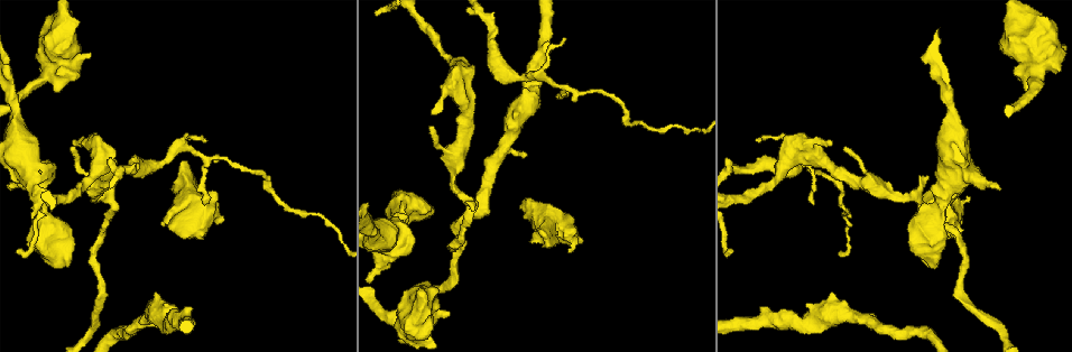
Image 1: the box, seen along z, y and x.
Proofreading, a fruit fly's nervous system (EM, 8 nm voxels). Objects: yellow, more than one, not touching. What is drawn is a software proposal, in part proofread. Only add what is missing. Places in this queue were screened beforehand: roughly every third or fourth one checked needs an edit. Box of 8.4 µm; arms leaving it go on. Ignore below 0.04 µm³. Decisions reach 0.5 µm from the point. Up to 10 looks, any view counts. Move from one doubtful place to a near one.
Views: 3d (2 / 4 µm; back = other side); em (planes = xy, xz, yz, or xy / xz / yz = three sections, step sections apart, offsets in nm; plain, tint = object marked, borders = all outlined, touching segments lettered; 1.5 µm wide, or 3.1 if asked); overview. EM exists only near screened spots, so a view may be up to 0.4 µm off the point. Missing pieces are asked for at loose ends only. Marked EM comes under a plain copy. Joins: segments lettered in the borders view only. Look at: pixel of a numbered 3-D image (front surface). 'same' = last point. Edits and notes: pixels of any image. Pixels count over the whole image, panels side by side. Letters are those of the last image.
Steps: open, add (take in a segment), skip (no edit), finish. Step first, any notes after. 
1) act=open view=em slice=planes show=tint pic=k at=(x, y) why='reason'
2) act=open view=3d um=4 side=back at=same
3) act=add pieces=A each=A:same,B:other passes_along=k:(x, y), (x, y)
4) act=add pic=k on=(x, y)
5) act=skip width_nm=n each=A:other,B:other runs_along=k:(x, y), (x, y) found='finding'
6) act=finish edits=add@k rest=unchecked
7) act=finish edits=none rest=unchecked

act=open view=3d um=4 pic=1 at=(525, 154) why='branch stops here'

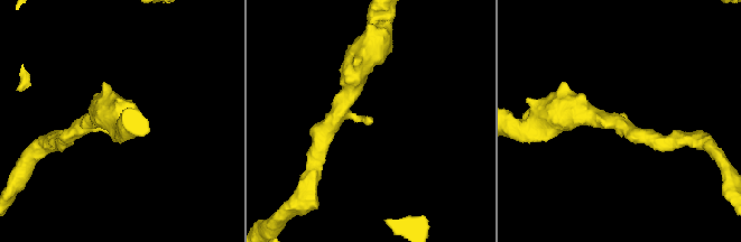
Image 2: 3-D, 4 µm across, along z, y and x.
act=open view=em slice=yz step=4 show=tint pic=2 at=(625, 115) why='now the EM'

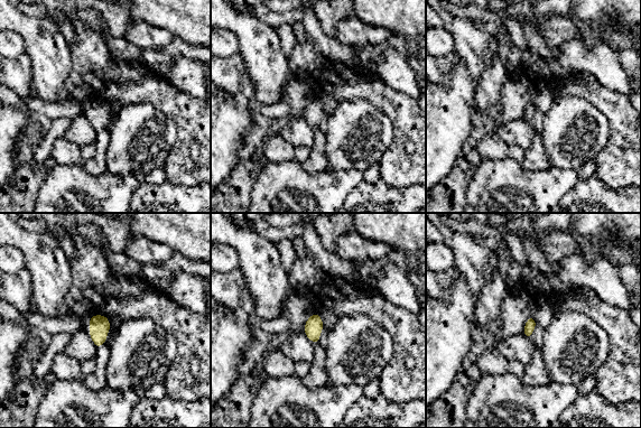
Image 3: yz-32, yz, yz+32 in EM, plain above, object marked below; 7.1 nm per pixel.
act=open view=em slice=planes show=borders at=same

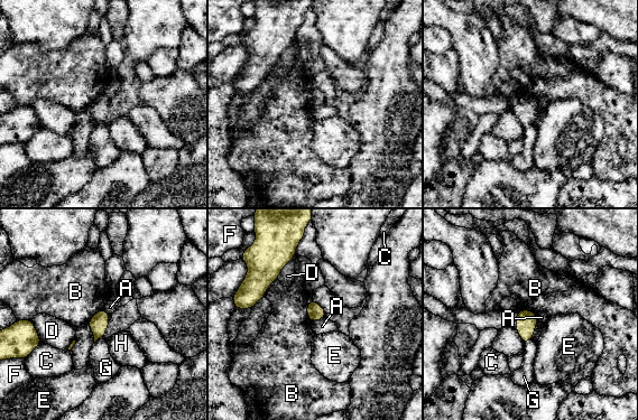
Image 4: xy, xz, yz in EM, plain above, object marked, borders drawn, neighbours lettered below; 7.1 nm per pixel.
act=skip longest_contact=D:220nm each=A:other,B:other,C:other,D:other,E:other,F:other,G:other,H:other border=4:(276, 278), (262, 296) found='none of them fits'

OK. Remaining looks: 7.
act=open view=3d um=2 pic=1 at=(470, 209) why='branch stops here'

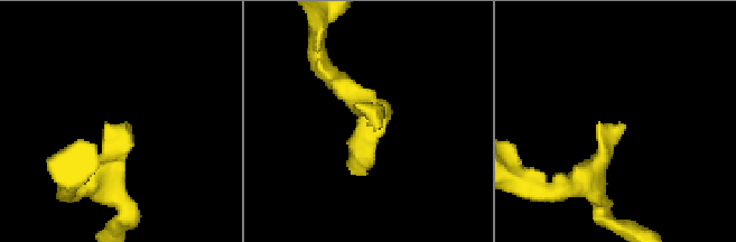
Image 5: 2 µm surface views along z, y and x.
act=open view=em slice=xz step=4 show=borders pic=5 at=(119, 130)

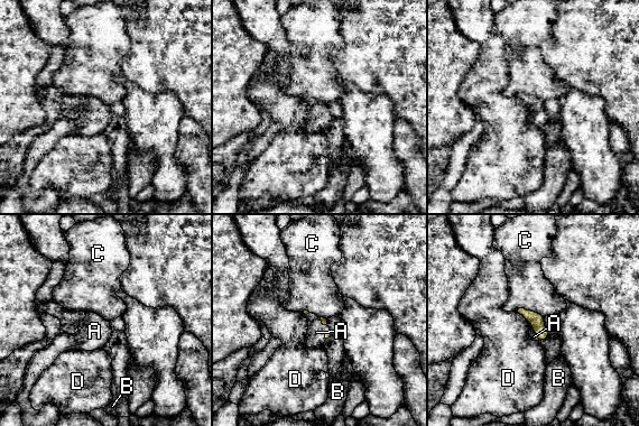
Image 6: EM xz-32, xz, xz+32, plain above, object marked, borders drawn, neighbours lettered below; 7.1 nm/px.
act=add pieces=A each=A:same,B:other,C:other,D:other passes_along=6:(536, 320), (534, 331), (534, 336) found='the cell continues'

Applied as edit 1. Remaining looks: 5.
act=open view=overview

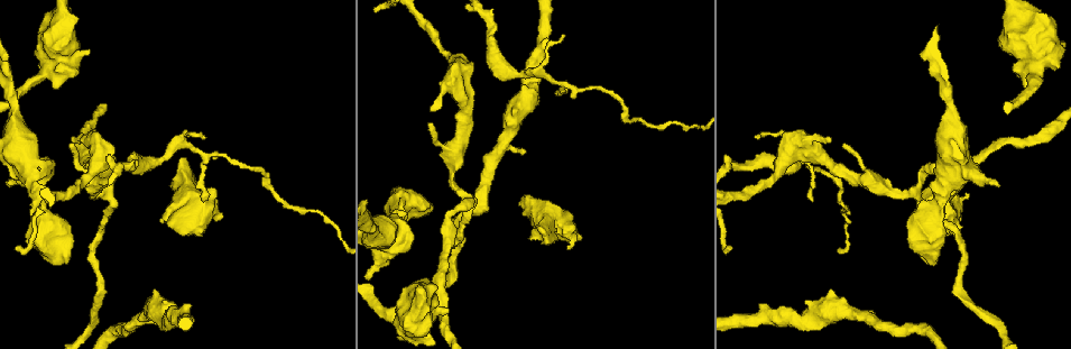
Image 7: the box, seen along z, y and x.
act=open view=em slice=planes show=borders pic=7 at=(203, 201) why='tapers out'

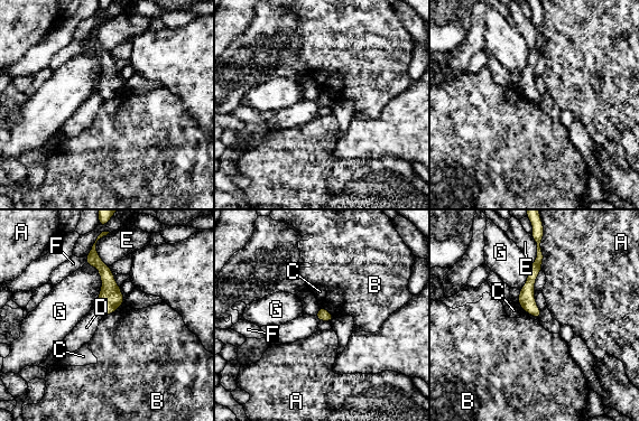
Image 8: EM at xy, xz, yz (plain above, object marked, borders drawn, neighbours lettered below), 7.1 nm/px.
act=skip each=A:other,B:other,C:other,D:other,E:other,F:other,G:other border=8:(123, 302), (114, 311), (104, 316) found='none of them fits'

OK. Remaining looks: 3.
act=open view=em slice=xy step=4 show=borders pic=7 at=(445, 310) why='an open end'

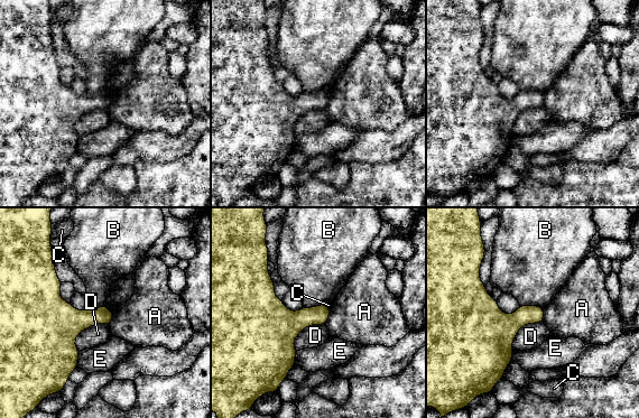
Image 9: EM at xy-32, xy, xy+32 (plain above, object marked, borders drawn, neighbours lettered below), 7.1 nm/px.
act=skip longest_contact=D:300nm each=A:other,B:other,C:other,D:other,E:other border=9:(103, 305), (113, 314) found='none of them fits'

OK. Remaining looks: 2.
act=finish edits=add@6 rest=unchecked

